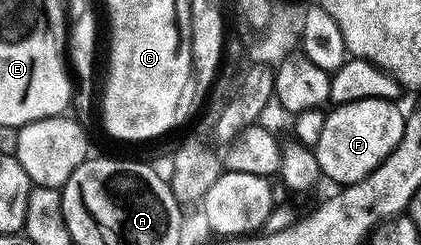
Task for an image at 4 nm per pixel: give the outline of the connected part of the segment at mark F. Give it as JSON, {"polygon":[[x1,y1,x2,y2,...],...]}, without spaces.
{"polygon":[[371,98,370,100,354,100,353,102,341,102,335,108,329,109,324,116,322,124,322,136,318,136,318,144,314,147,320,172,323,177,334,180,340,187,352,186,358,180,370,176,394,148,398,148,398,140,402,140,404,131,405,111,396,107,395,101,387,98]]}

